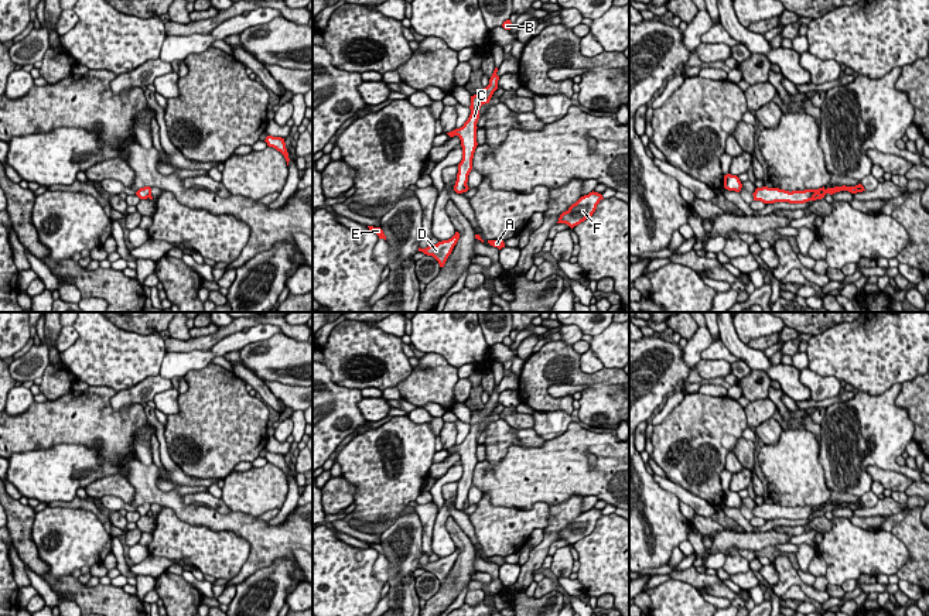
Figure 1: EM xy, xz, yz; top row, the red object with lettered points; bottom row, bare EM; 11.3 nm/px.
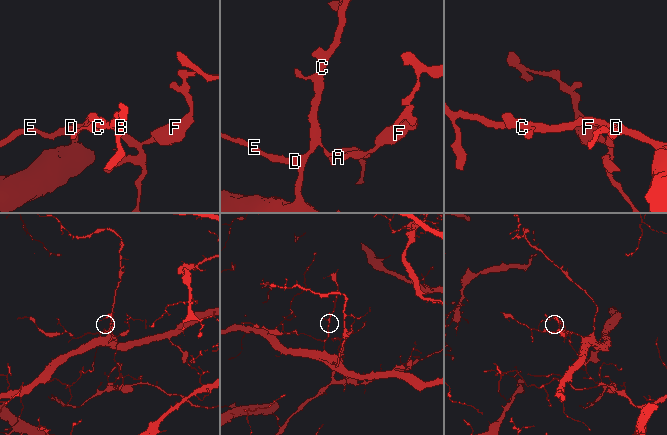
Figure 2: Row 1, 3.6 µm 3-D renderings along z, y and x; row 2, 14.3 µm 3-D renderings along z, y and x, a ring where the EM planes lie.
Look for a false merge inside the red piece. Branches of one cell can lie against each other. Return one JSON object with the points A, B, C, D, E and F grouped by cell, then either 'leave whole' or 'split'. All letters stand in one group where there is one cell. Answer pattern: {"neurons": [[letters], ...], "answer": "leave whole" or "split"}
{"neurons": [["A", "F"], ["B", "C", "D", "E"]], "answer": "split"}

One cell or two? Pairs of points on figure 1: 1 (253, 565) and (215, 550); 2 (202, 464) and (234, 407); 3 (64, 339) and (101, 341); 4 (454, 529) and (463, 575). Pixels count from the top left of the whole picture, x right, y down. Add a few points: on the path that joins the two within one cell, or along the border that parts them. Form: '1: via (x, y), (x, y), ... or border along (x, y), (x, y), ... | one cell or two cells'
1: border along (234, 531), (249, 544), (249, 555), (228, 581) | two cells
2: via (204, 449), (207, 438), (218, 427), (219, 421) | one cell
3: border along (74, 327), (78, 338), (60, 353) | two cells
4: via (461, 540), (464, 544), (464, 564) | one cell

